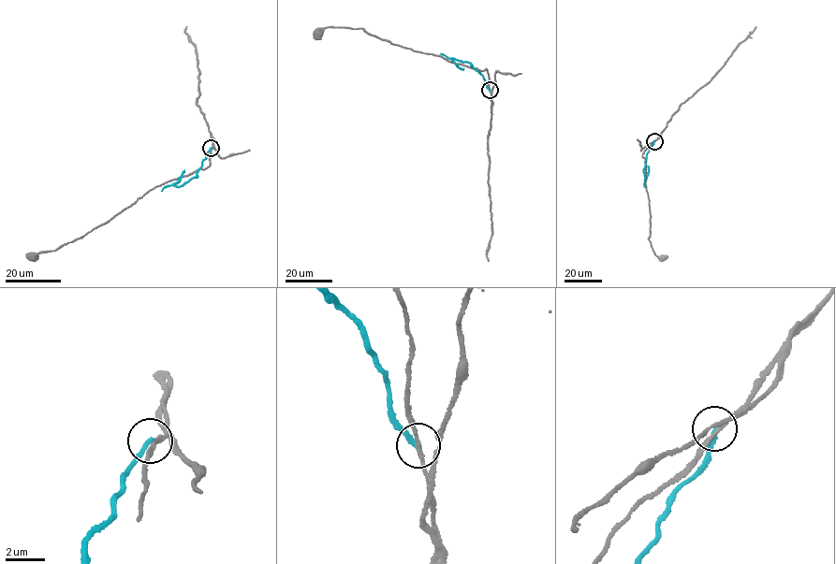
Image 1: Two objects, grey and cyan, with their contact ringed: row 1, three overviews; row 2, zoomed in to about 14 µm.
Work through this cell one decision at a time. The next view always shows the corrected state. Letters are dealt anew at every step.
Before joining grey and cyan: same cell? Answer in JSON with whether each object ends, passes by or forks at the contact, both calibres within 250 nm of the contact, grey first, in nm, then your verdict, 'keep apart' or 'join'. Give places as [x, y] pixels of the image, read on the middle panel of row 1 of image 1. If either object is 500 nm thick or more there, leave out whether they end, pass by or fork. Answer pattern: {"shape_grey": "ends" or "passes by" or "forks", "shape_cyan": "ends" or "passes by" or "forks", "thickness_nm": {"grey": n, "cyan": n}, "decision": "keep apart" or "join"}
{"shape_grey": "passes by", "shape_cyan": "ends", "thickness_nm": {"grey": 160, "cyan": 240}, "decision": "keep apart"}

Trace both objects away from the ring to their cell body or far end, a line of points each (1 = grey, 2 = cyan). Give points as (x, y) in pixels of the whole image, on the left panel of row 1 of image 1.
1: (211, 148), (210, 165), (204, 168), (151, 189), (128, 208), (79, 238), (31, 257)
2: (211, 148), (196, 177), (180, 186), (174, 185), (184, 170)

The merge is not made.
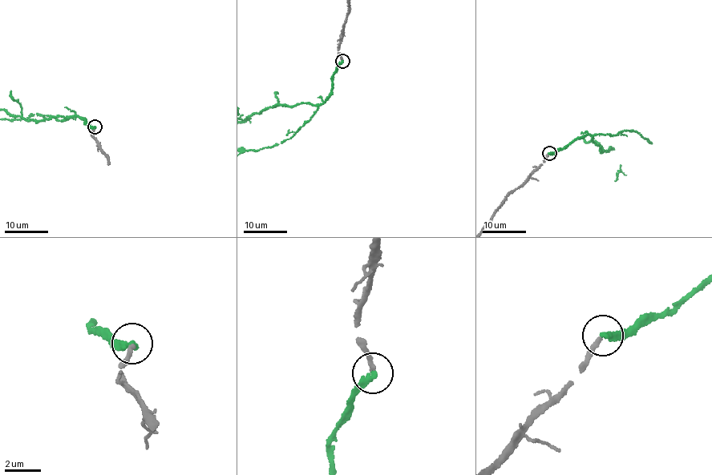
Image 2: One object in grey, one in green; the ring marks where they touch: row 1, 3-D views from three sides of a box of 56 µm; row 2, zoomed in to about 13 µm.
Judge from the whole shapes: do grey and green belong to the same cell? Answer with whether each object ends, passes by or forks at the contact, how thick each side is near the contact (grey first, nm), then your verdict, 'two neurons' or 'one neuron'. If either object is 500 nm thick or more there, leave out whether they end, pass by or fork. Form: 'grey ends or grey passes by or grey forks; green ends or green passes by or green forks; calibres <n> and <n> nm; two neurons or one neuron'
grey ends; green ends; calibres 240 and 340 nm; one neuron

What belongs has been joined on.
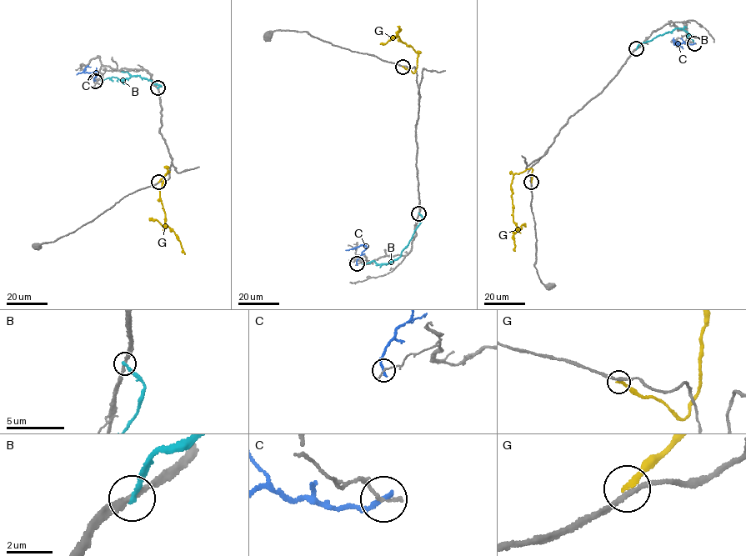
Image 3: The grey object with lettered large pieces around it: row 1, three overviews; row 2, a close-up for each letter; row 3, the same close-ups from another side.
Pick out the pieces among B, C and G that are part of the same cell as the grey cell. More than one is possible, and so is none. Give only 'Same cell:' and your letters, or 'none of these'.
Same cell: none of these

